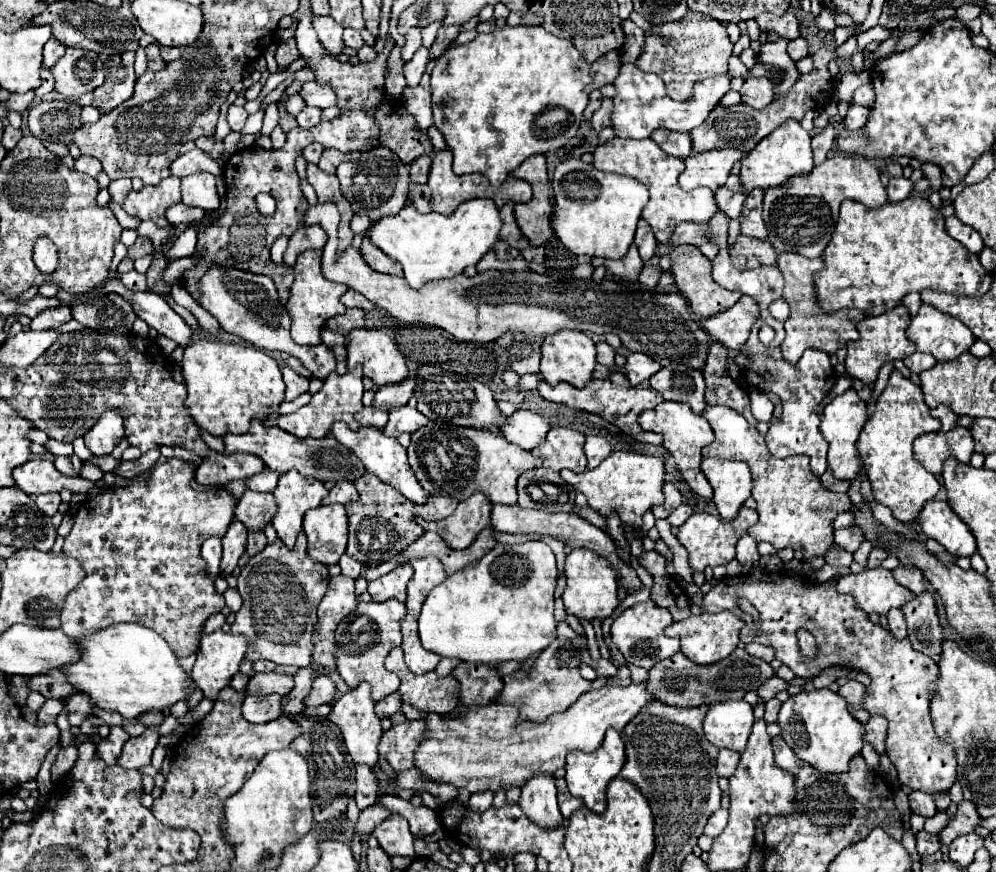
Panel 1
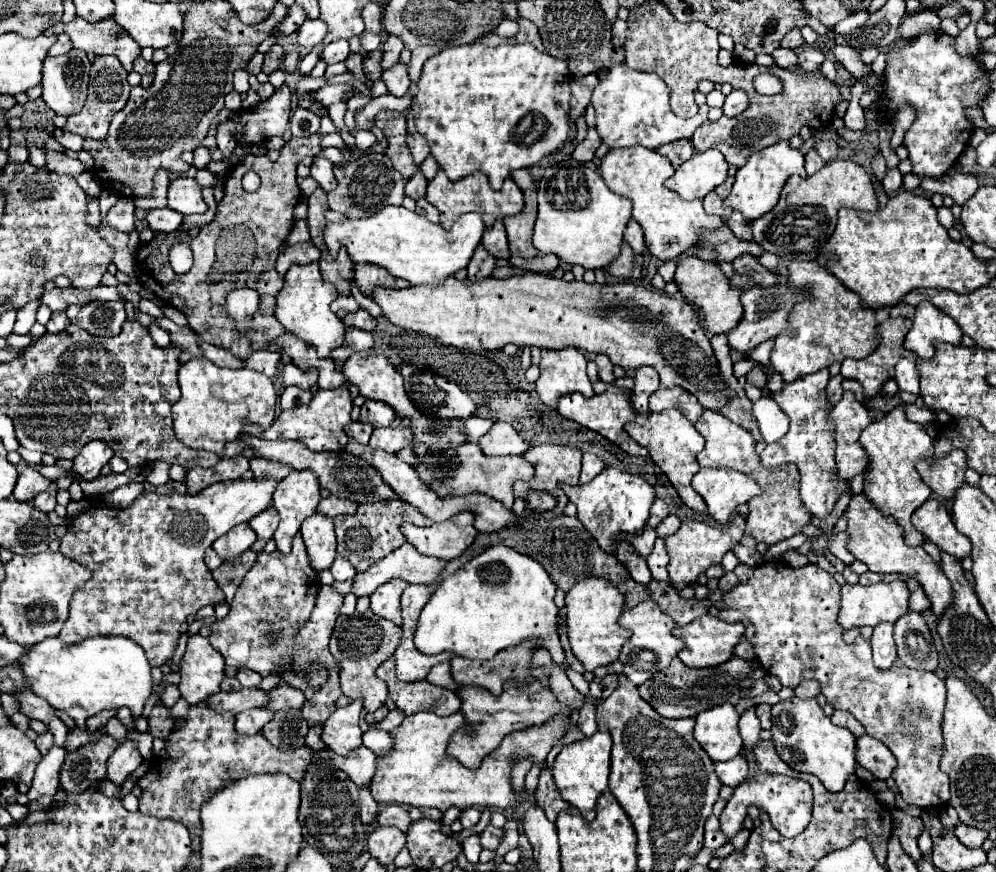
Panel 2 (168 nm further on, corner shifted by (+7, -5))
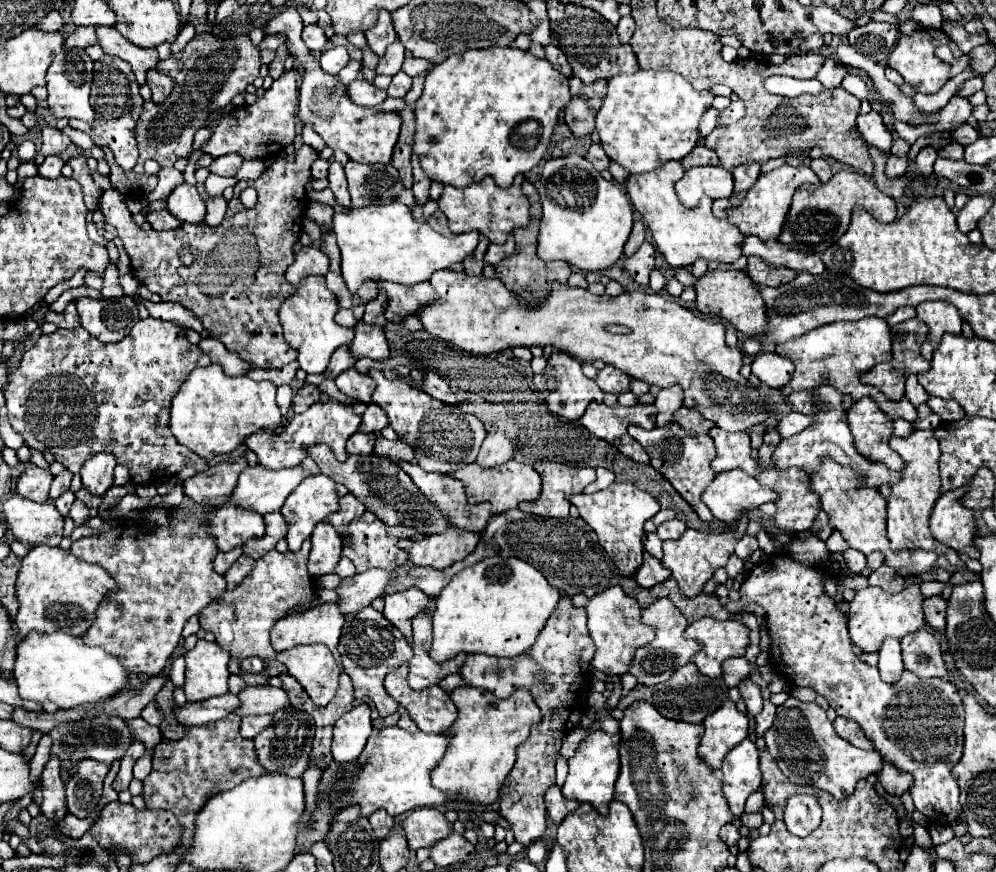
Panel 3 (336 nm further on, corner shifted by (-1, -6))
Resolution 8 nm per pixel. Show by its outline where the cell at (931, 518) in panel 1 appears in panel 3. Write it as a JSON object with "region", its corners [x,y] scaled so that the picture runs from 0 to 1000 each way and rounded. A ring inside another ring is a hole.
{"region":[[[966,560],[950,564],[942,571],[936,589],[934,589],[934,608],[940,619],[958,628],[964,635],[972,635],[974,640],[982,640],[982,631],[978,628],[980,601],[976,594],[976,585],[968,583],[962,573],[968,567]]]}

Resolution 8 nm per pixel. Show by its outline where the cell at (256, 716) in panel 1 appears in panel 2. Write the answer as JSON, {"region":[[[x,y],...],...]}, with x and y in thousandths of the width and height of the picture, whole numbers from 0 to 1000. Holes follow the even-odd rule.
{"region":[[[259,811],[237,820],[237,838],[241,843],[257,843],[273,825],[273,815]]]}

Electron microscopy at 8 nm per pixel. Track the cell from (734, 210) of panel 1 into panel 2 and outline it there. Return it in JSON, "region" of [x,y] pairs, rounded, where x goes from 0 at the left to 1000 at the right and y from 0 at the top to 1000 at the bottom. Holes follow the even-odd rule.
{"region":[[[715,219],[715,221],[711,221],[709,226],[707,226],[707,240],[709,240],[709,244],[715,244],[715,247],[723,247],[723,249],[727,249],[727,253],[733,249],[733,240],[727,240],[727,235],[725,235],[725,228]]]}

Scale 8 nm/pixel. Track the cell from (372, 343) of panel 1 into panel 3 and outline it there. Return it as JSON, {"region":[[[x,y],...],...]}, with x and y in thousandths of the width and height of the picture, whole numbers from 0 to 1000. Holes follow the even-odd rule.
{"region":[[[373,422],[373,424],[369,424],[369,431],[373,431],[378,438],[373,461],[386,468],[386,472],[390,475],[392,489],[398,493],[398,498],[406,507],[416,511],[418,528],[426,539],[450,544],[450,541],[460,539],[466,532],[478,528],[480,516],[488,500],[488,493],[478,477],[466,472],[460,466],[450,466],[446,461],[440,461],[440,459],[432,456],[430,452],[426,452],[418,445],[412,445],[410,440],[406,440],[398,433],[390,436],[382,424]]]}

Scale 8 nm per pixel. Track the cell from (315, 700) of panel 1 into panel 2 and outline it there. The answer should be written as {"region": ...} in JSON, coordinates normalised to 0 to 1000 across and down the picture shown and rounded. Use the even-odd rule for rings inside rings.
{"region":[[[281,783],[279,788],[275,788],[271,795],[269,795],[269,806],[267,806],[267,813],[271,815],[281,815],[281,813],[301,813],[305,808],[305,795],[301,795],[299,790],[287,786],[287,783]]]}

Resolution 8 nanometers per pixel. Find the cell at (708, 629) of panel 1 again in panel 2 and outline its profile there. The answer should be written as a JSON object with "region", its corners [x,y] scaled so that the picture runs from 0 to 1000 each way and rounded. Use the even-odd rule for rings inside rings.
{"region":[[[705,705],[687,719],[679,719],[677,728],[689,737],[689,742],[681,749],[681,753],[687,763],[691,763],[691,765],[719,765],[719,763],[725,763],[731,756],[735,756],[737,742],[741,740],[743,731],[747,728],[747,714],[743,714],[743,712],[729,714],[717,705]]]}

